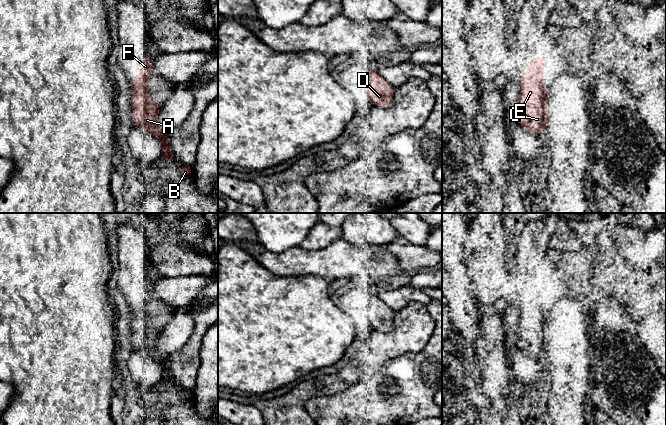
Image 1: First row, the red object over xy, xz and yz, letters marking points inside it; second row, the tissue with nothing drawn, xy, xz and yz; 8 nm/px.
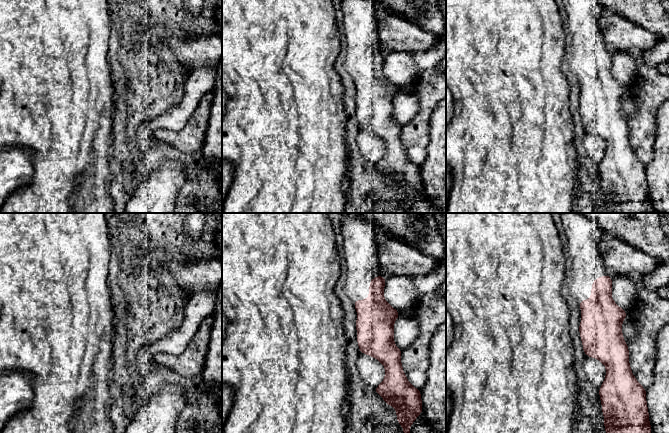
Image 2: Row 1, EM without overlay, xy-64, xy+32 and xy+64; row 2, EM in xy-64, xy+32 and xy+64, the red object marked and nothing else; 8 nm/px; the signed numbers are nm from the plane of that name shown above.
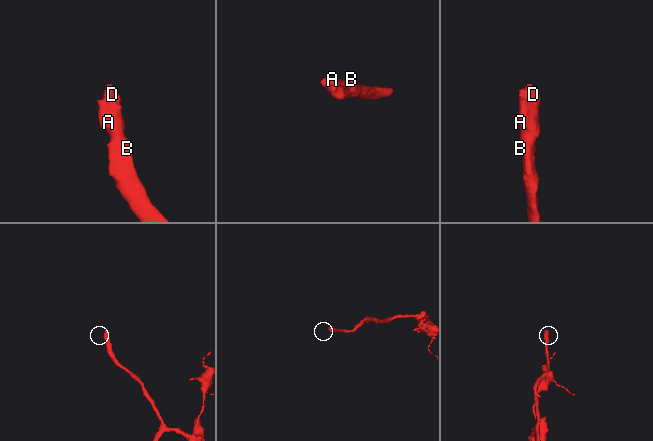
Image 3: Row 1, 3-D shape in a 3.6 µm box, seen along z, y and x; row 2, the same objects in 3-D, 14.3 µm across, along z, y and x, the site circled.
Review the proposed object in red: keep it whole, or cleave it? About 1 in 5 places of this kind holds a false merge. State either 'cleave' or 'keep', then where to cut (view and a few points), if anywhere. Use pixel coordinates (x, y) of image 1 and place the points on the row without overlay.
keep; cut none

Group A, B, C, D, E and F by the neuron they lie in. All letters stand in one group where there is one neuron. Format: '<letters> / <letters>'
A B C D E F

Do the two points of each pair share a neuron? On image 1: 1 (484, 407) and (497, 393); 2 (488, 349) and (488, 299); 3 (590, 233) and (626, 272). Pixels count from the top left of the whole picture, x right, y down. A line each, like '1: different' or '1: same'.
1: different
2: different
3: same

